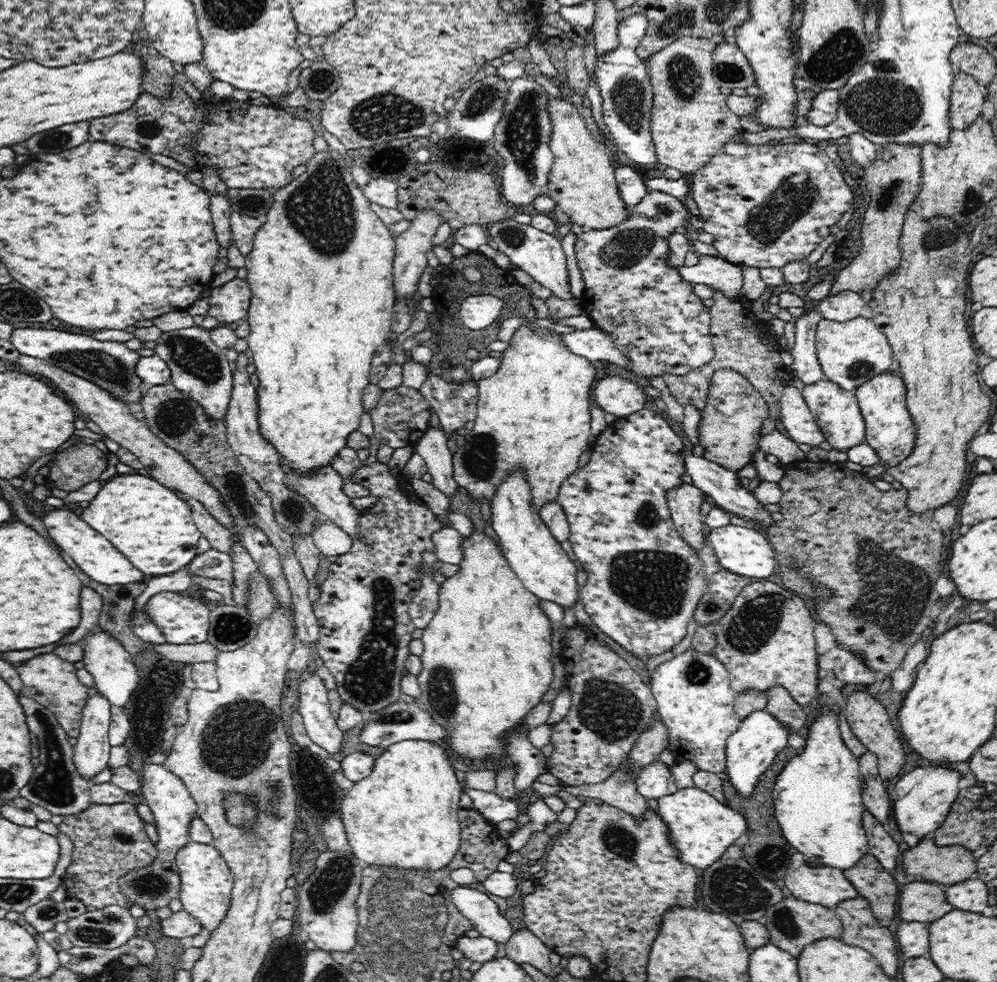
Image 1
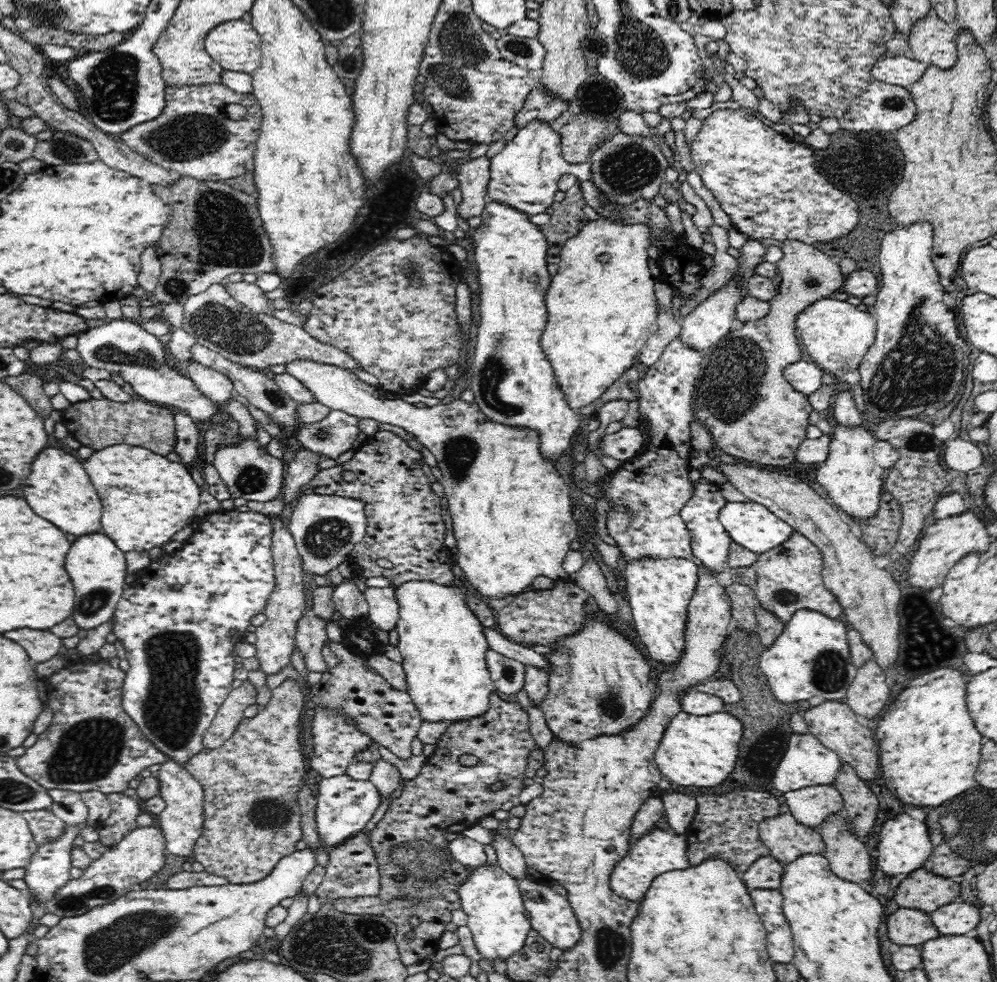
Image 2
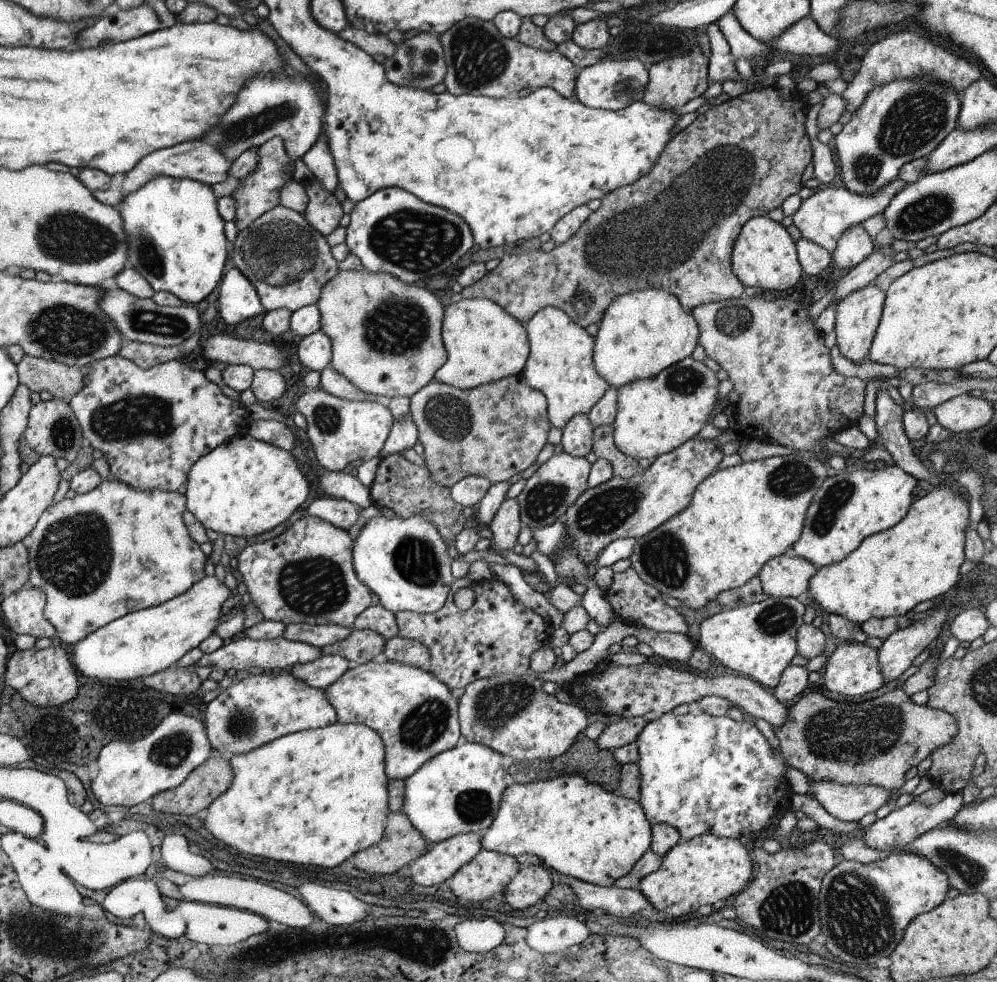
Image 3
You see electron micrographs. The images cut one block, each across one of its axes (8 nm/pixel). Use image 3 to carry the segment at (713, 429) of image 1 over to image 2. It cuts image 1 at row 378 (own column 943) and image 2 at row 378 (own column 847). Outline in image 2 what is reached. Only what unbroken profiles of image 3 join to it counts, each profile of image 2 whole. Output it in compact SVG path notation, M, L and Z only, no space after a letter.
M786 239L782 241L783 257L775 263L780 282L779 291L769 301L770 310L756 322L744 322L739 330L730 331L710 350L708 364L698 386L693 402L695 421L711 435L712 441L725 454L740 461L762 463L762 466L785 466L795 461L800 443L807 439L808 419L813 410L807 396L797 392L784 378L783 368L802 360L802 349L796 338L796 317L817 300L840 291L845 275L840 271L837 260L804 241Z

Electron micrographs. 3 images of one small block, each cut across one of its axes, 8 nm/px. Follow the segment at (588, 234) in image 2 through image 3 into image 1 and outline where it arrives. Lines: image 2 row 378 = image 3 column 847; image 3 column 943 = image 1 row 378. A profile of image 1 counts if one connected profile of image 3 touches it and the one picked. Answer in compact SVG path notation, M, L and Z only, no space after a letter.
M522 325L513 334L509 340L509 346L503 351L499 369L496 374L489 376L486 379L476 381L479 389L479 400L477 403L477 416L474 420L474 428L470 432L463 432L465 436L464 448L458 449L453 454L453 477L457 482L458 487L465 488L467 492L472 496L472 500L480 501L482 497L491 500L493 497L495 488L503 481L503 476L506 476L508 470L512 468L518 468L522 466L524 473L526 473L526 481L530 483L530 493L532 493L532 507L538 510L543 504L548 501L556 501L559 495L561 484L570 476L572 473L579 470L578 462L579 457L584 452L590 450L589 438L592 435L591 432L591 411L590 411L590 393L594 388L596 382L596 368L592 365L591 360L588 360L584 356L580 356L576 353L572 353L558 335L552 335L552 331L549 333L536 333L532 327L528 325Z

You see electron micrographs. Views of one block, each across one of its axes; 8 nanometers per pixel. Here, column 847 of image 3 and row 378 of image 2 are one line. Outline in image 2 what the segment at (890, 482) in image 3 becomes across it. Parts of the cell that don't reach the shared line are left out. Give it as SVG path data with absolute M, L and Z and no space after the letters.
M488 201L480 217L482 224L469 233L474 244L480 282L480 322L474 361L471 363L471 389L475 395L475 404L493 422L536 430L540 434L540 449L544 457L556 462L570 446L570 439L580 428L580 423L584 422L585 416L580 410L574 410L568 405L552 363L540 345L540 336L548 322L544 296L552 280L552 273L548 271L549 262L546 260L548 241L541 226L530 222L528 213L520 212L506 203Z

